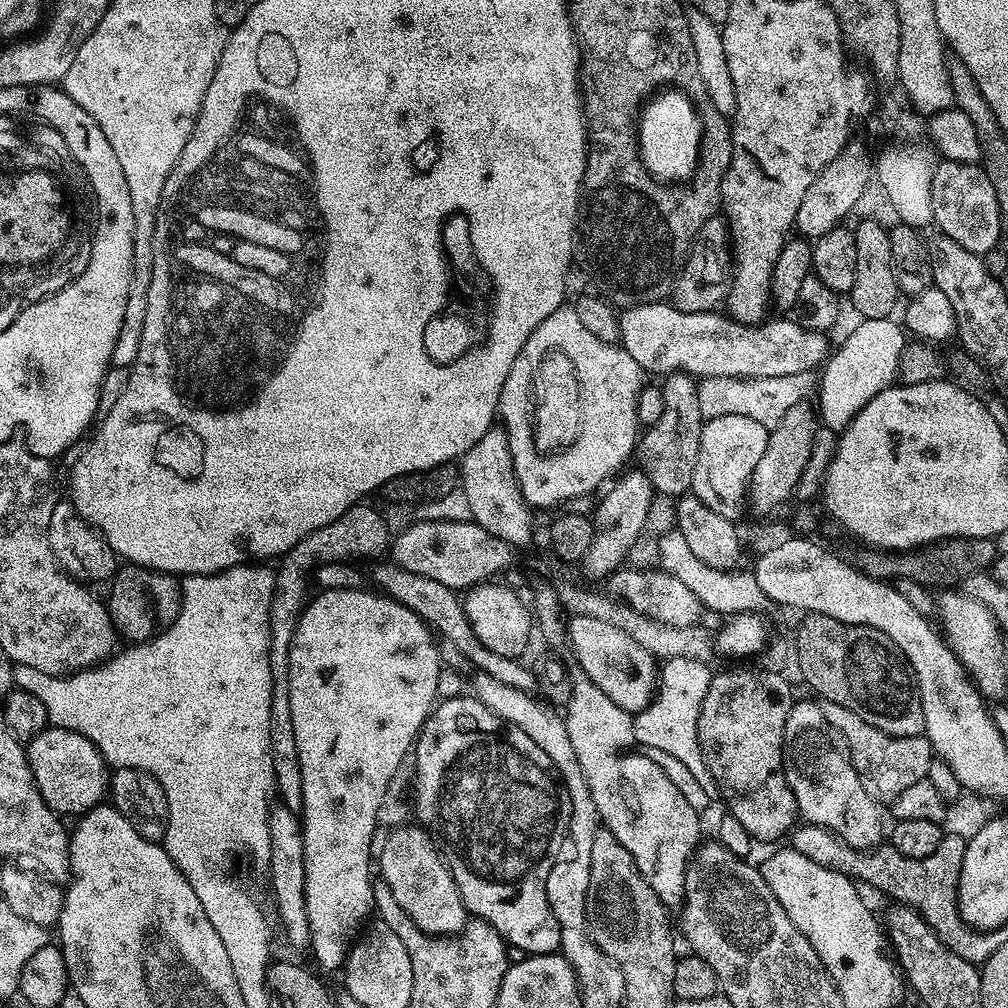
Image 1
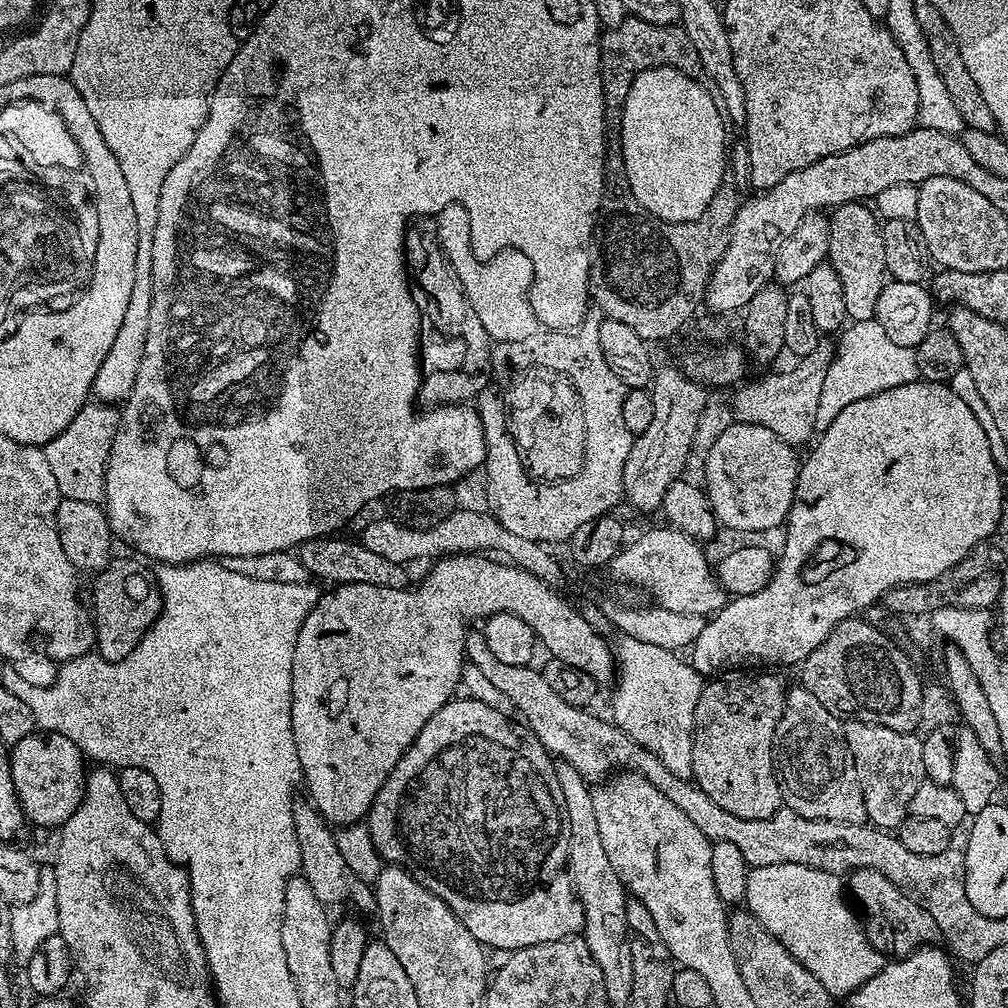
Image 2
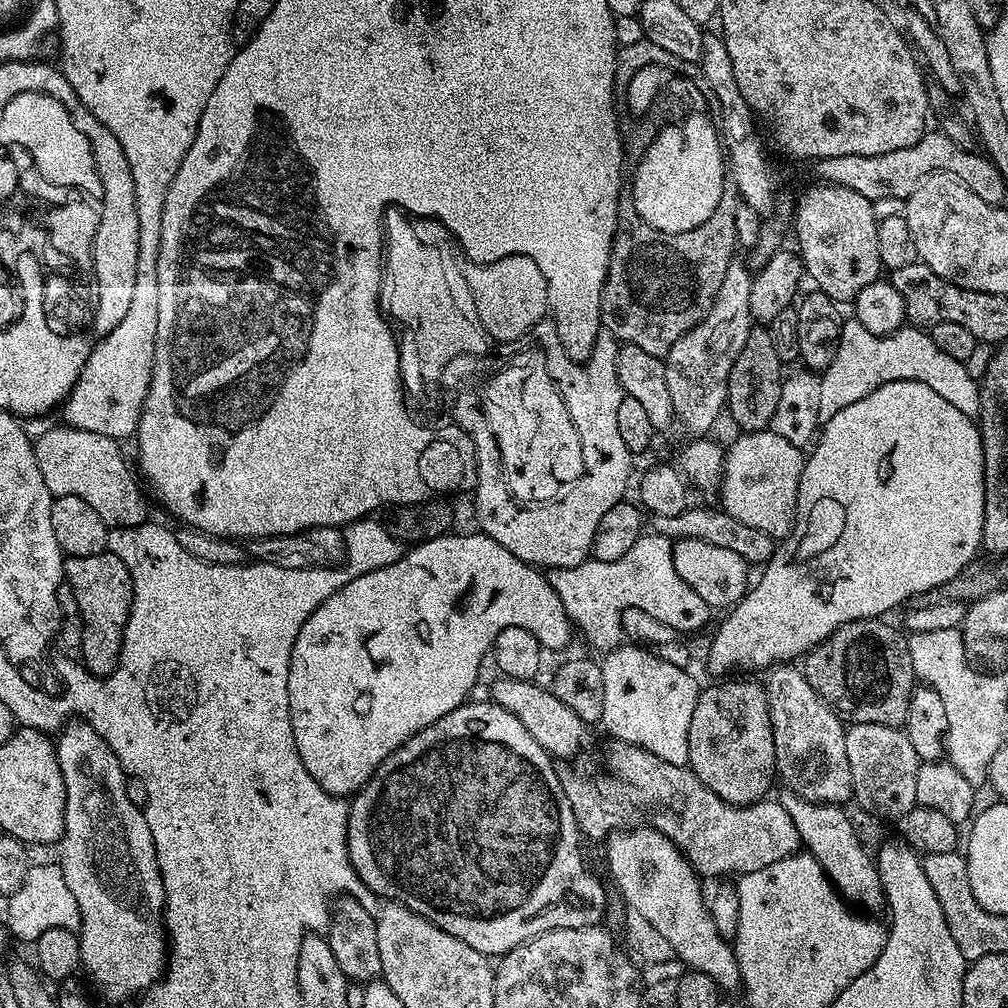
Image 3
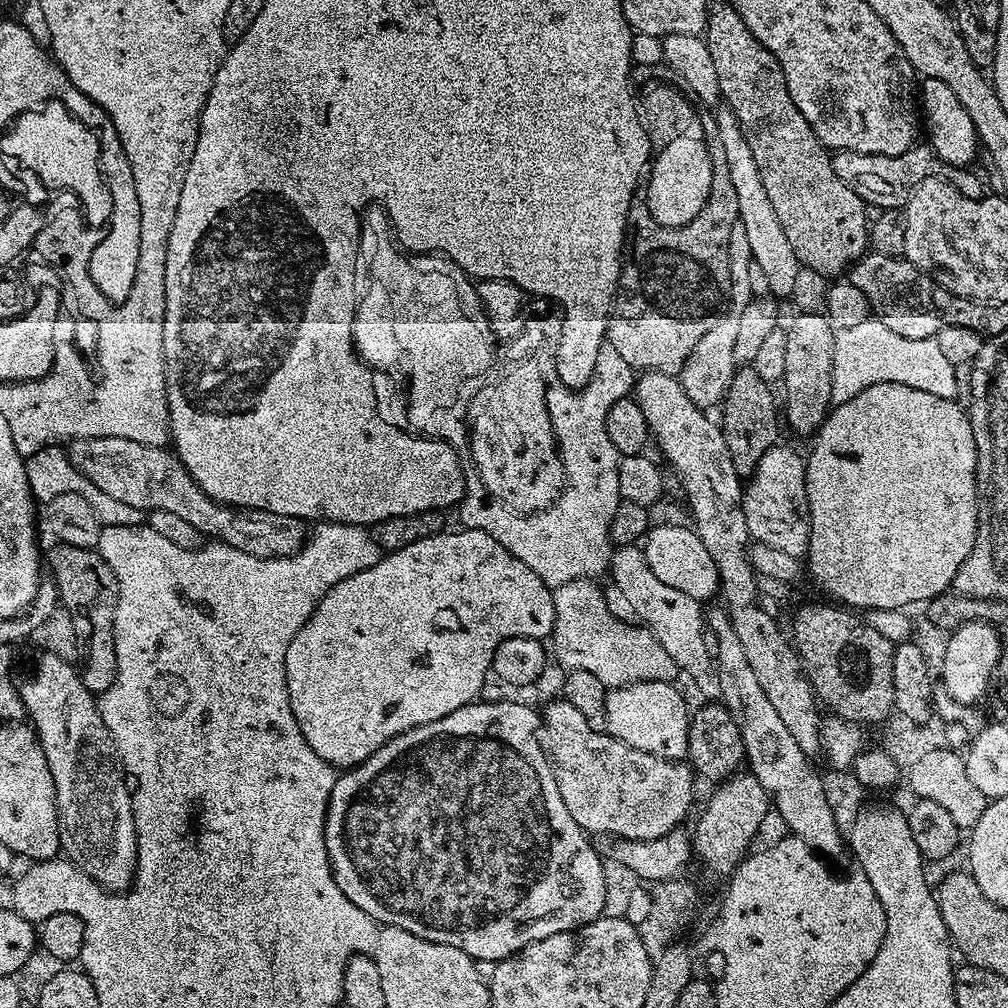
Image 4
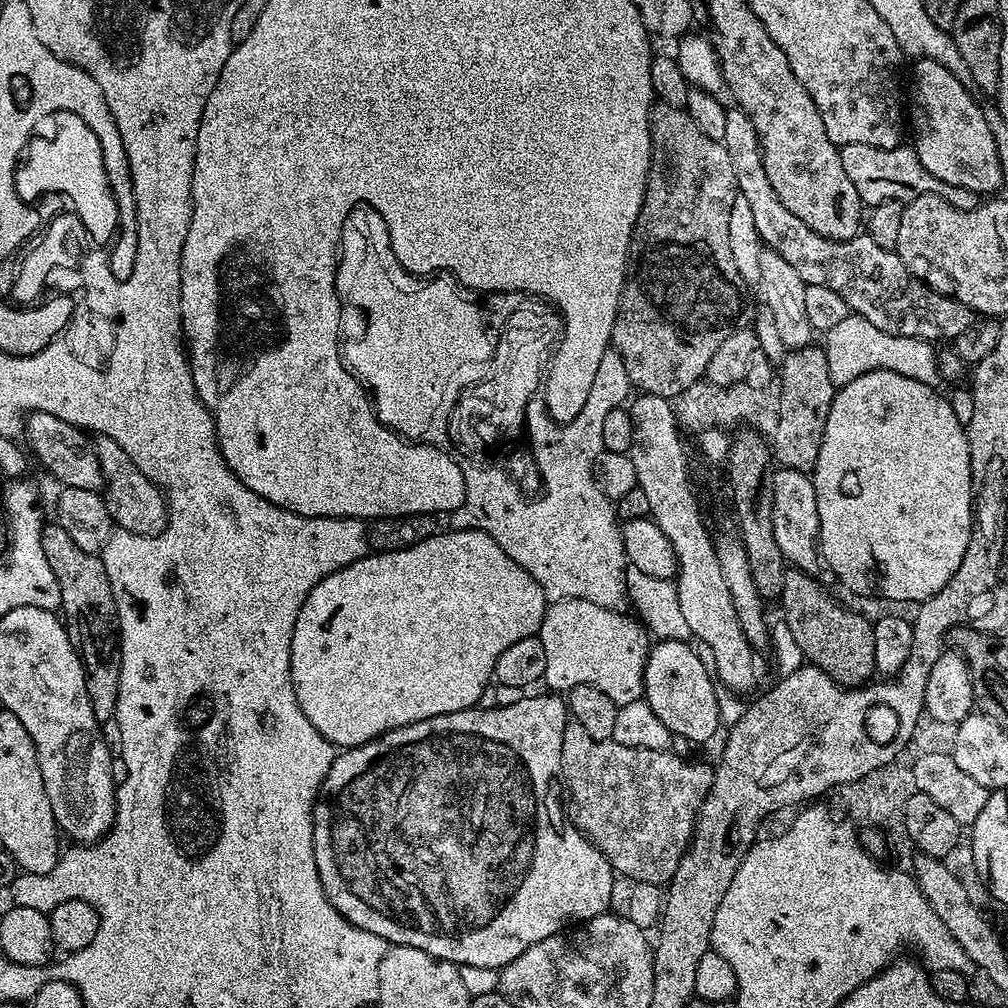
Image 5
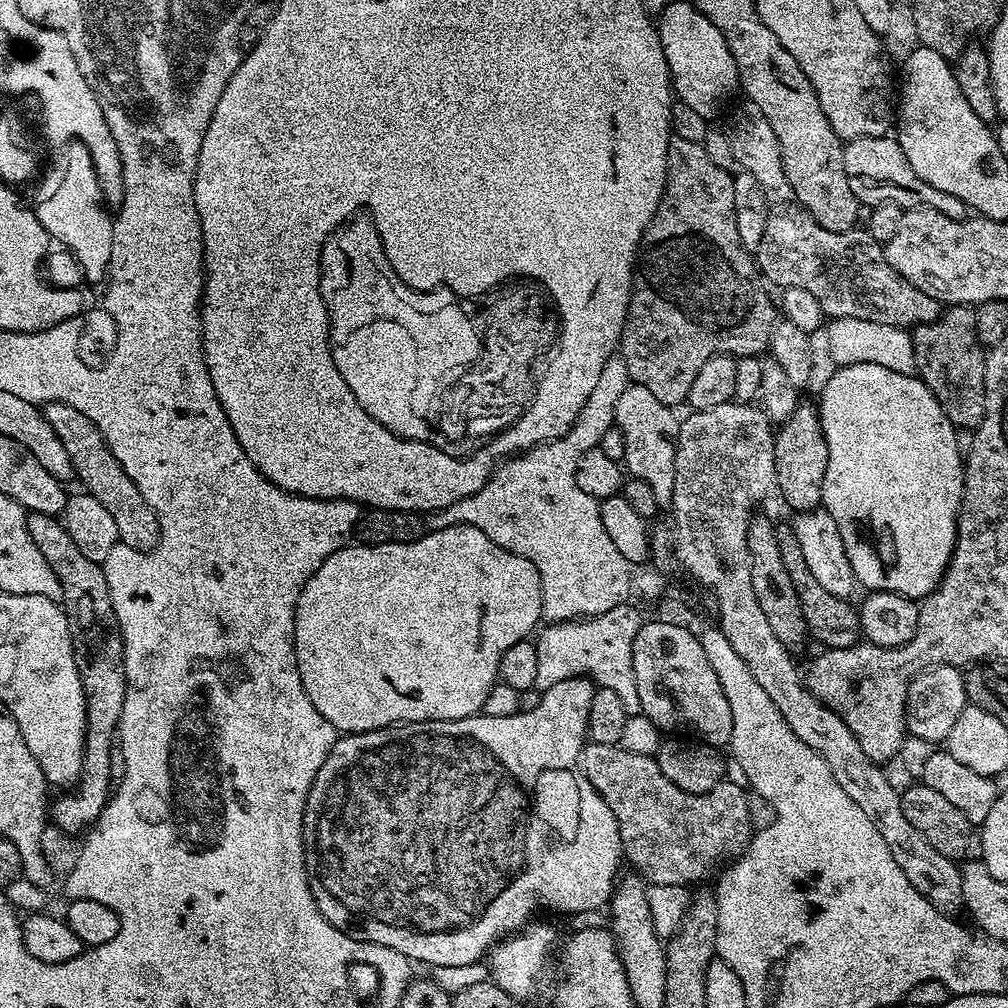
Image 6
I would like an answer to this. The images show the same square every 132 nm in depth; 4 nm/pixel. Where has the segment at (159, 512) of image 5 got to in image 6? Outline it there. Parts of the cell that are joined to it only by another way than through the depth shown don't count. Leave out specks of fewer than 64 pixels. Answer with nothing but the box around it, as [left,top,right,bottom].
[42,400,160,552]

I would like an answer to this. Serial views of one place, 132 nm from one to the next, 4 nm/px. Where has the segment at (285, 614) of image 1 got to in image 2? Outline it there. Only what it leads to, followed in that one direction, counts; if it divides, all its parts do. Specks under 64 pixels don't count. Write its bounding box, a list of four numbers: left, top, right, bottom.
[292,799,376,913]

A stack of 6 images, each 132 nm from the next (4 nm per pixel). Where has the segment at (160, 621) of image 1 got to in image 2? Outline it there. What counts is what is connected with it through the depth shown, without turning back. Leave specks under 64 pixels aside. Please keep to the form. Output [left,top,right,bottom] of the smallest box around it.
[90,555,164,662]

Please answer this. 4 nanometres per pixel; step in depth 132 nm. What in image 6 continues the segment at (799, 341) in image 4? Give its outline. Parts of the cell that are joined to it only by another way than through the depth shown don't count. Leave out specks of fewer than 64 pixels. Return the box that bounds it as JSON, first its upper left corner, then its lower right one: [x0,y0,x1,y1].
[774,402,828,512]

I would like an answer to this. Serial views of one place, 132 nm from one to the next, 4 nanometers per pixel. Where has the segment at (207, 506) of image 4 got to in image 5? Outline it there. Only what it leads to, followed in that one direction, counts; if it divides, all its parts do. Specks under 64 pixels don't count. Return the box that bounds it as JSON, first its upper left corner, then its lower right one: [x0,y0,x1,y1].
[22,412,104,492]

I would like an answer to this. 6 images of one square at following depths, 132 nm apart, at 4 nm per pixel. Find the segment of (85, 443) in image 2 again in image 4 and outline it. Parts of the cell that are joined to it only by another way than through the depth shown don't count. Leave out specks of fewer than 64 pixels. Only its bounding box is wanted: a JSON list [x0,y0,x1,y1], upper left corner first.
[25,445,146,530]

